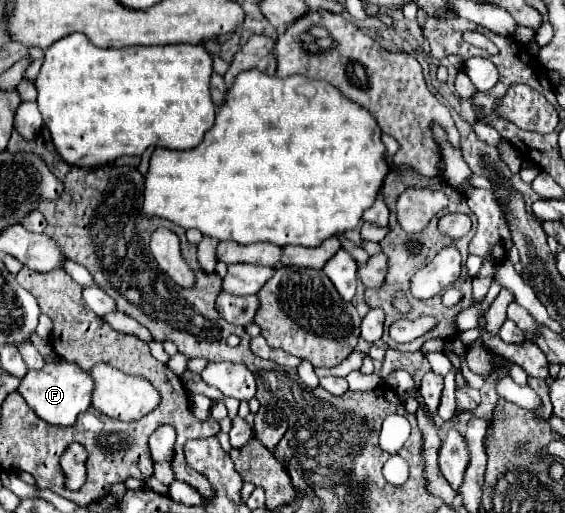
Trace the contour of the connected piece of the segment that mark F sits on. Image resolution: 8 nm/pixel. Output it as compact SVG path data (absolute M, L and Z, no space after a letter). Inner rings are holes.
M56 360L52 364L44 364L42 370L30 370L18 388L26 404L38 414L44 422L52 426L72 426L76 418L90 408L94 382L88 372L82 372L76 364L66 360Z

